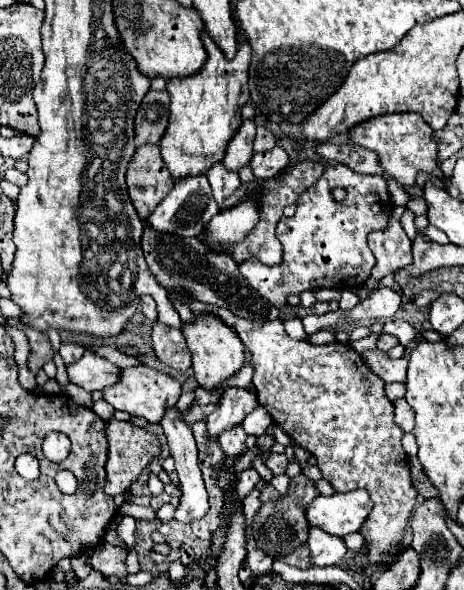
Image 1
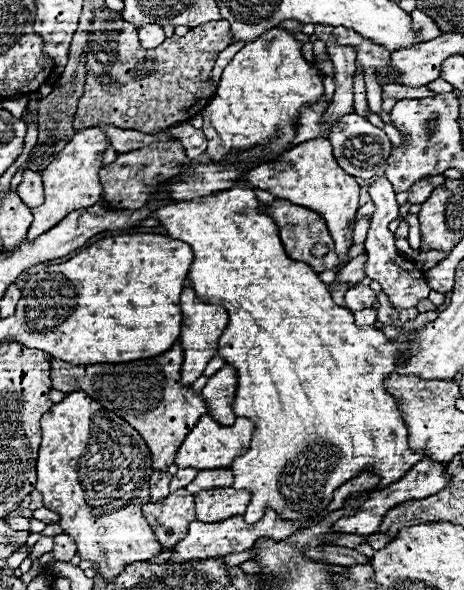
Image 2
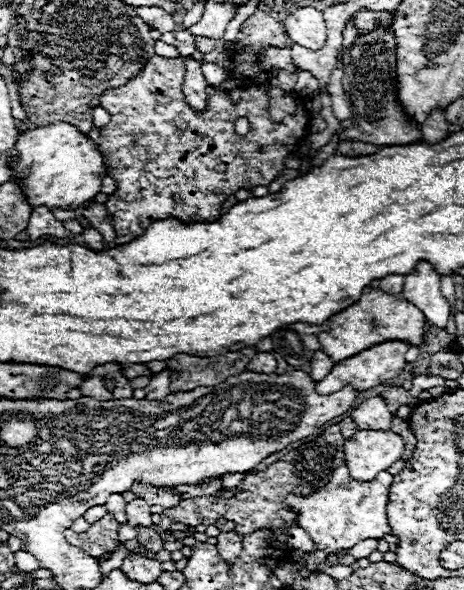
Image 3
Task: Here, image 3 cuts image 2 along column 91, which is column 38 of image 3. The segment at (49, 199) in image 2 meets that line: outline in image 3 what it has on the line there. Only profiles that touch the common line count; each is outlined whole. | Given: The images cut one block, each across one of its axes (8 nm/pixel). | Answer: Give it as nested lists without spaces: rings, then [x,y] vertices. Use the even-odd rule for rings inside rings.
[[[66,122],[34,128],[34,130],[20,134],[14,144],[14,150],[18,152],[18,156],[14,160],[10,160],[12,180],[20,180],[20,188],[24,192],[30,208],[46,206],[48,210],[54,210],[54,208],[76,210],[82,202],[94,198],[94,194],[100,190],[102,176],[106,176],[100,150],[96,146],[92,146],[92,140],[88,136],[84,136],[82,132],[78,132],[74,126],[70,126]]]

